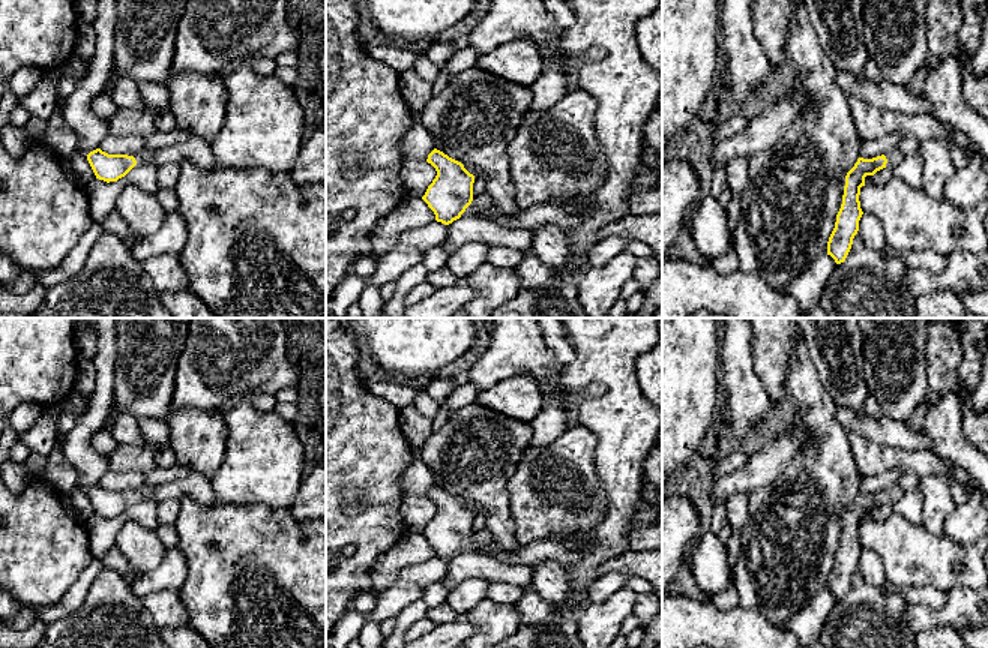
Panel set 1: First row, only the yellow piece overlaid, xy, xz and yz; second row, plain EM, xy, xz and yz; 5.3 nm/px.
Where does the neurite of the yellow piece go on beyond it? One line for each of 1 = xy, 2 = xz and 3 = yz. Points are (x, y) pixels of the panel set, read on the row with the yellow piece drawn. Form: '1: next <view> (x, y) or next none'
1: next xy (195, 150)
2: next xz (536, 216)
3: next yz (895, 156)

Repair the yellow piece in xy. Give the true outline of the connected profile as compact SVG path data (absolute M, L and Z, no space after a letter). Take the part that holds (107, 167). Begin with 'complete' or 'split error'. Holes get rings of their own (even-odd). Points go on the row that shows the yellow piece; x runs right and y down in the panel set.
split error | M198 136L189 138L162 150L143 150L140 153L128 154L108 154L101 148L96 148L87 154L87 160L96 178L107 183L117 182L134 166L144 162L150 162L156 168L165 164L180 165L182 162L191 162L201 170L219 168L212 153L212 144Z

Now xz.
split error | M437 148L428 154L426 162L435 168L437 176L422 200L434 212L435 220L447 226L464 216L477 216L500 226L533 231L545 225L556 225L566 232L580 224L577 216L566 213L553 202L535 204L527 210L518 210L512 216L503 214L496 204L488 212L476 212L470 206L474 176L461 162Z

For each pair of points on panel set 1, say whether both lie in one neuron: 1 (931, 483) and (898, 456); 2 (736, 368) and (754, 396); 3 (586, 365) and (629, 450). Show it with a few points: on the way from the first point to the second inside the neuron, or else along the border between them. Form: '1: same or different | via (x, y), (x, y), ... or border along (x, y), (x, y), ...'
1: different | border along (922, 476), (942, 474), (952, 498)
2: same | via (739, 375), (740, 383), (747, 389)
3: same | via (608, 381), (622, 395), (622, 419), (626, 428)

